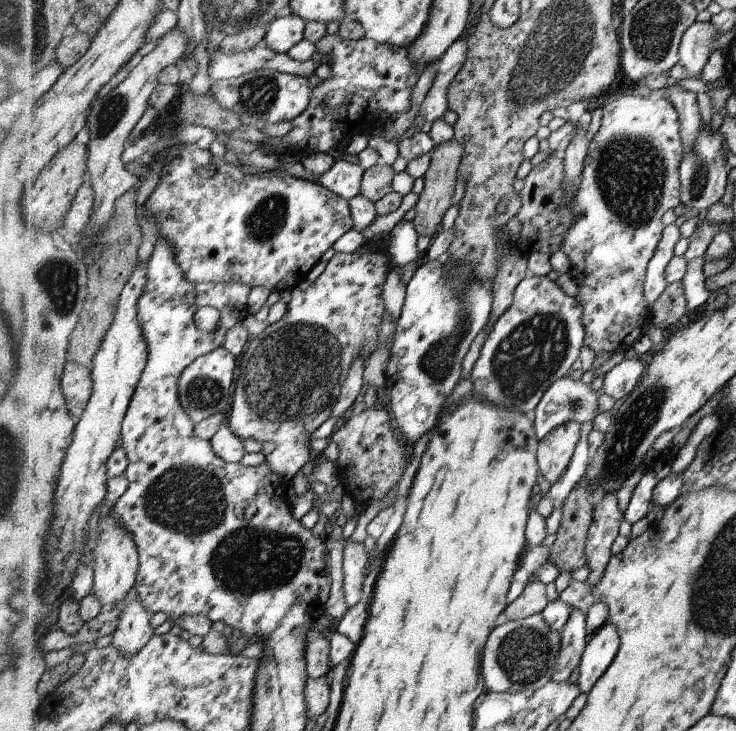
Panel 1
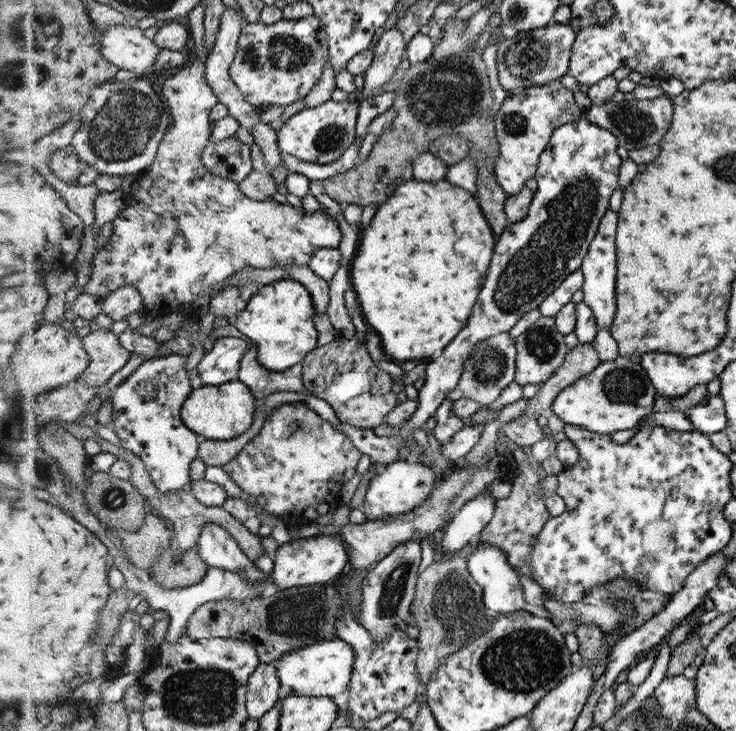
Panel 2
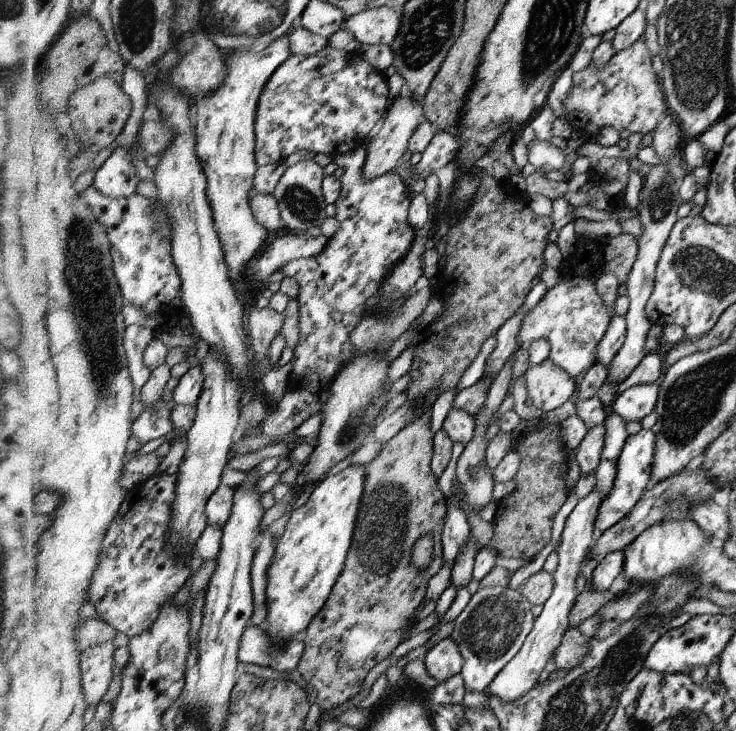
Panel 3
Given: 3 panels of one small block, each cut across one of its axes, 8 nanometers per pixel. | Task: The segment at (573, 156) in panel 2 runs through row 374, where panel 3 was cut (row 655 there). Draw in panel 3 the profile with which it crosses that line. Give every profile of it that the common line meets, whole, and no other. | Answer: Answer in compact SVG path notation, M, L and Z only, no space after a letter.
M448 637L426 653L424 663L428 674L442 682L462 671L463 657L459 645L454 639Z

